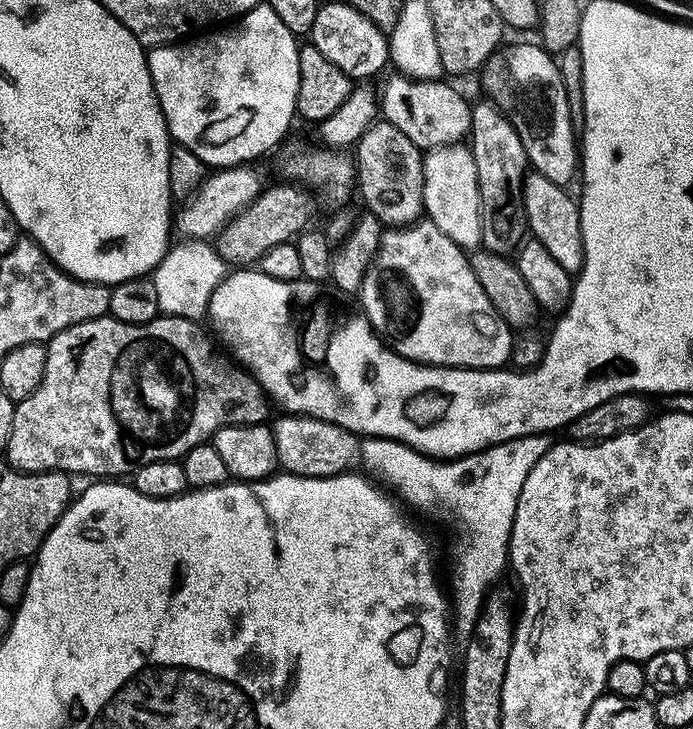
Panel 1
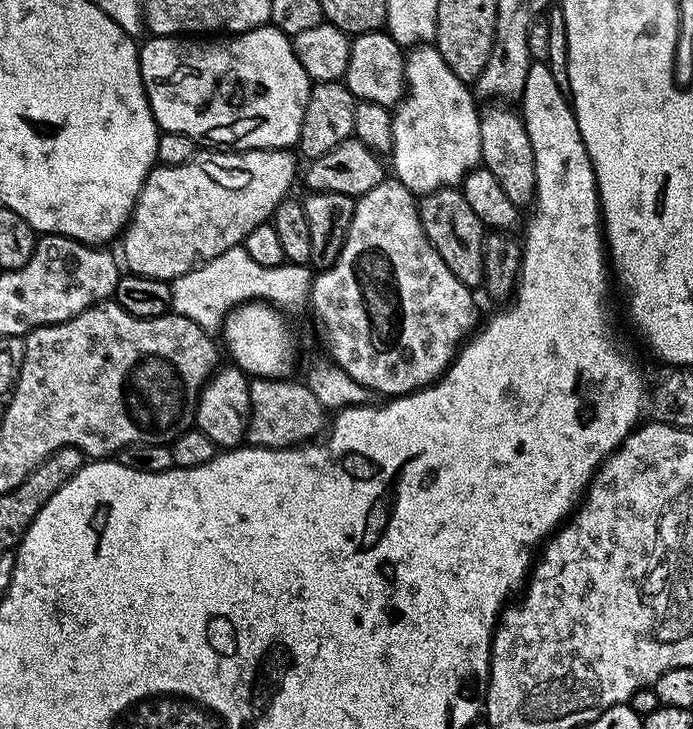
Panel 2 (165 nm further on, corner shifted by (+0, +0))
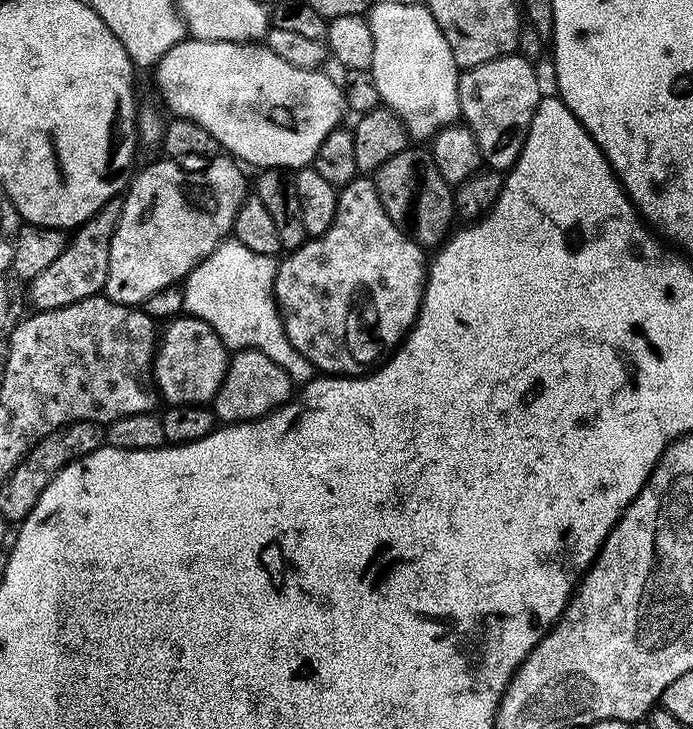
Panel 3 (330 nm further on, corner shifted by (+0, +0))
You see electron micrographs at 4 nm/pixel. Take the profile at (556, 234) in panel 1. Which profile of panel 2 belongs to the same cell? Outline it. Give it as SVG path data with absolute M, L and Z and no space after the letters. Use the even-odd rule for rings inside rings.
M492 102L488 109L480 112L480 159L483 167L498 178L498 186L506 190L506 198L517 206L531 205L536 194L536 171L534 170L534 150L526 134L524 117L512 106L503 108L503 103Z

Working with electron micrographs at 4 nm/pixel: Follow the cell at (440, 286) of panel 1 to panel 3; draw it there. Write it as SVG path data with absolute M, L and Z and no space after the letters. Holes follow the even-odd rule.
M354 179L343 185L339 189L339 194L338 210L334 214L334 222L330 226L330 230L326 230L326 234L305 240L301 248L291 249L285 255L288 257L277 263L274 294L276 295L276 309L280 312L280 321L284 323L286 338L290 338L290 346L294 346L294 350L298 350L298 354L302 354L302 358L306 358L312 364L313 369L334 376L363 376L366 370L371 369L373 365L383 361L389 353L399 348L400 343L414 326L424 297L426 279L426 256L424 260L424 255L426 255L426 252L405 229L399 228L394 222L390 222L390 218L376 193L375 183L371 179Z

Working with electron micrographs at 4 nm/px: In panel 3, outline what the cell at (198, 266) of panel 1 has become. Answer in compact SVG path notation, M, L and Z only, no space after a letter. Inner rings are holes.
M235 238L225 240L183 281L184 312L209 324L229 350L262 350L266 358L278 362L297 385L303 386L313 379L314 369L290 346L290 338L284 333L274 294L277 263L276 256L254 254Z

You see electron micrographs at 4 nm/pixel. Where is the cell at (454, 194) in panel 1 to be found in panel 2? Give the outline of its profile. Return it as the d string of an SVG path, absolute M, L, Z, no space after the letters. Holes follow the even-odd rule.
M416 46L404 62L404 96L392 115L393 142L390 168L413 194L459 185L464 173L481 163L480 112L473 89L446 66L434 46Z

